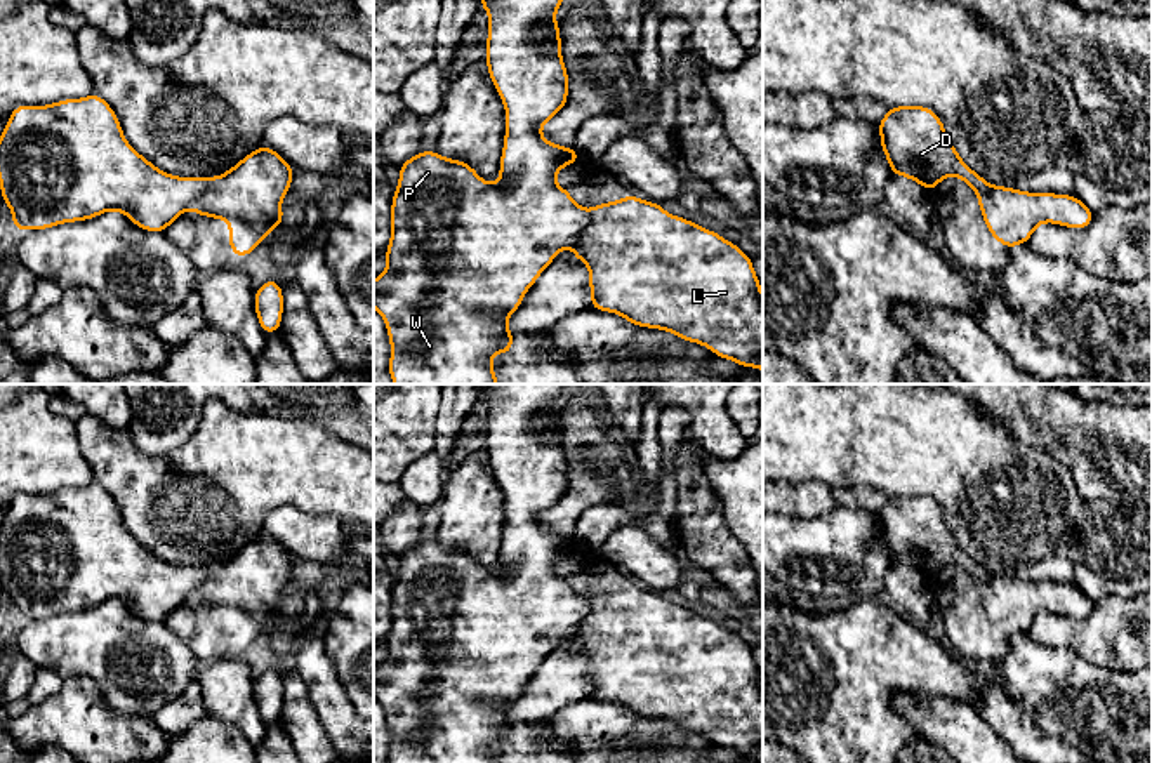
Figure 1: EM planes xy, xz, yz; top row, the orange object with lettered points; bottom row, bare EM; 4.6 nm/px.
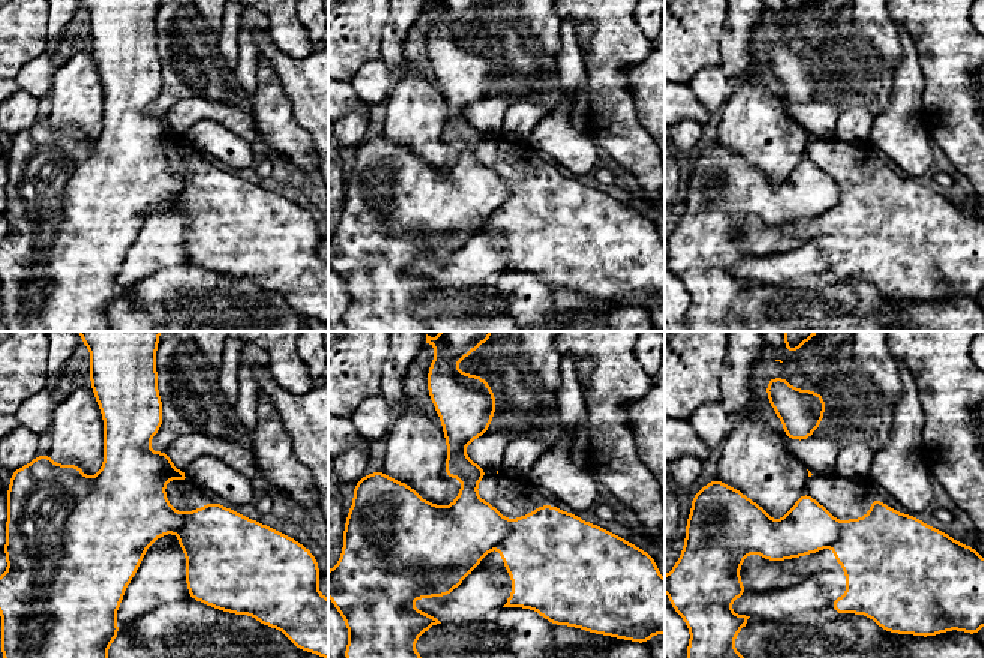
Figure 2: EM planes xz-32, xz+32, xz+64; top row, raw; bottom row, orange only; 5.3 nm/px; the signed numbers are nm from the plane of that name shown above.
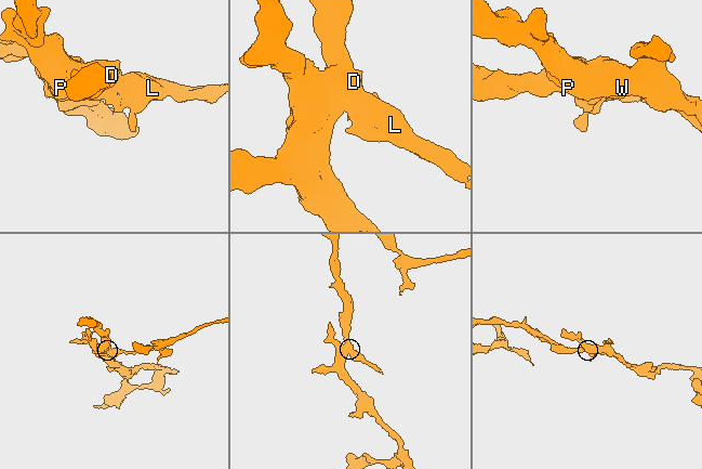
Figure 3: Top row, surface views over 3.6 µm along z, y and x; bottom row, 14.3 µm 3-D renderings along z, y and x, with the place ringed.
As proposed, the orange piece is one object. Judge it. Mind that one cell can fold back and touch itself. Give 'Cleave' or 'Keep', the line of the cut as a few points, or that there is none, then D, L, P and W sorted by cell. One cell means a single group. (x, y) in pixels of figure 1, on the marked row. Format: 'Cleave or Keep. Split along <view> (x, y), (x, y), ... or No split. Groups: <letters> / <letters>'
Cleave. Split along xz (589, 211), (589, 221), (570, 242). Groups: D P W / L

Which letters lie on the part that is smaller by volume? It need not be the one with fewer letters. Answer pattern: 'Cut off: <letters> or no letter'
Cut off: L

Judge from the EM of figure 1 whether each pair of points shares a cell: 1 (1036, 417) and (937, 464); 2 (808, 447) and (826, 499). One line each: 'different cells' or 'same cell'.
1: different cells
2: different cells

